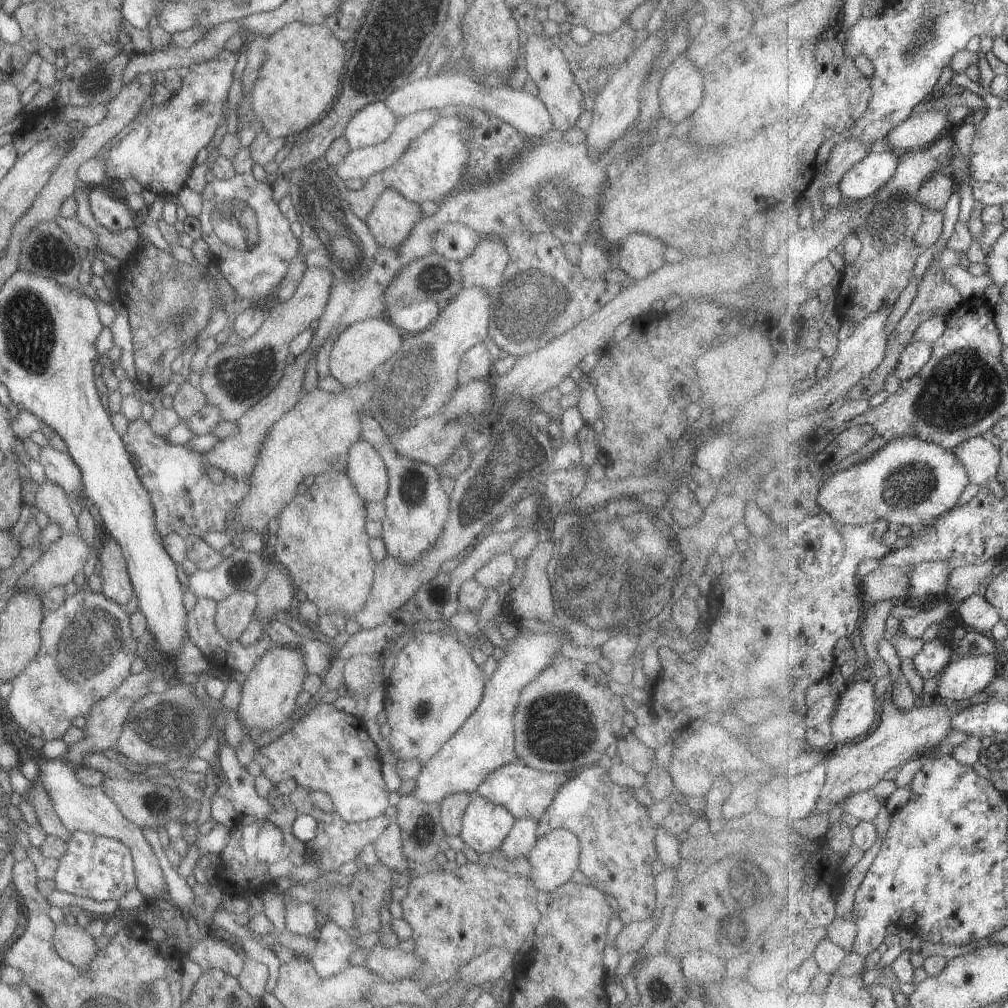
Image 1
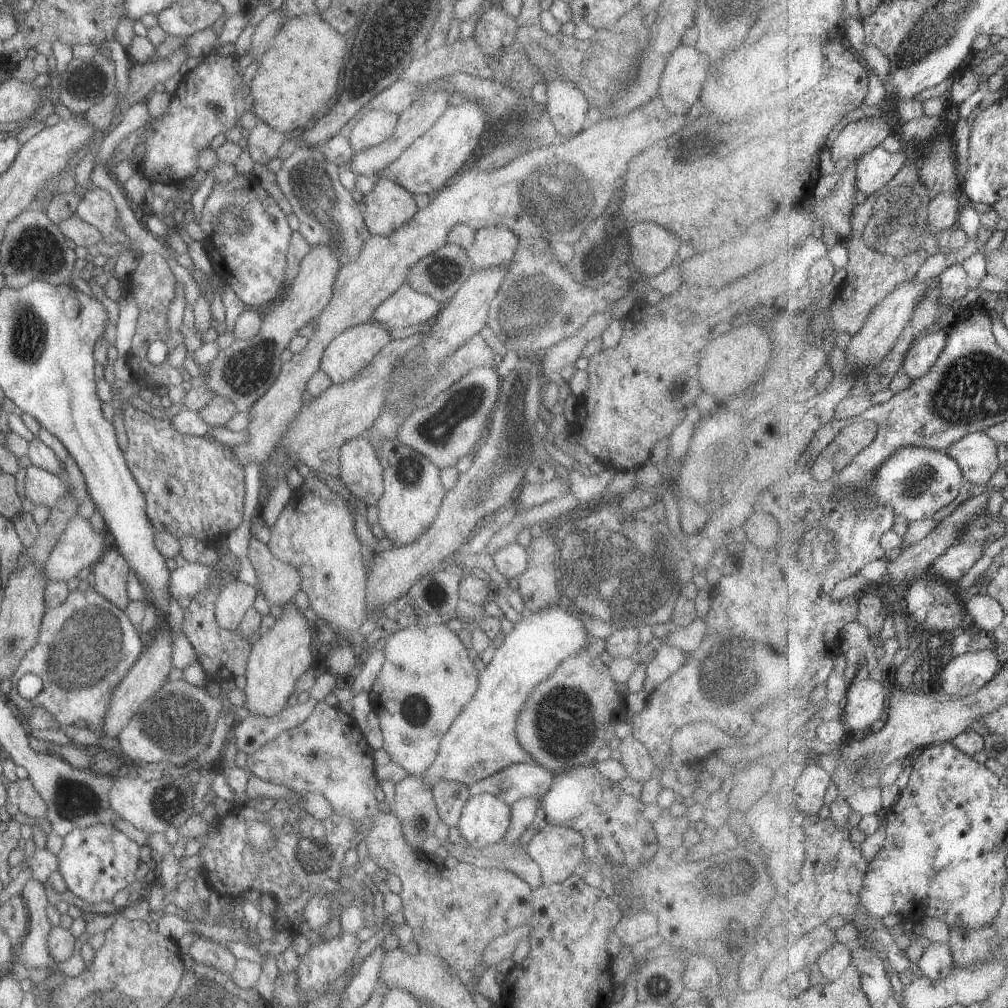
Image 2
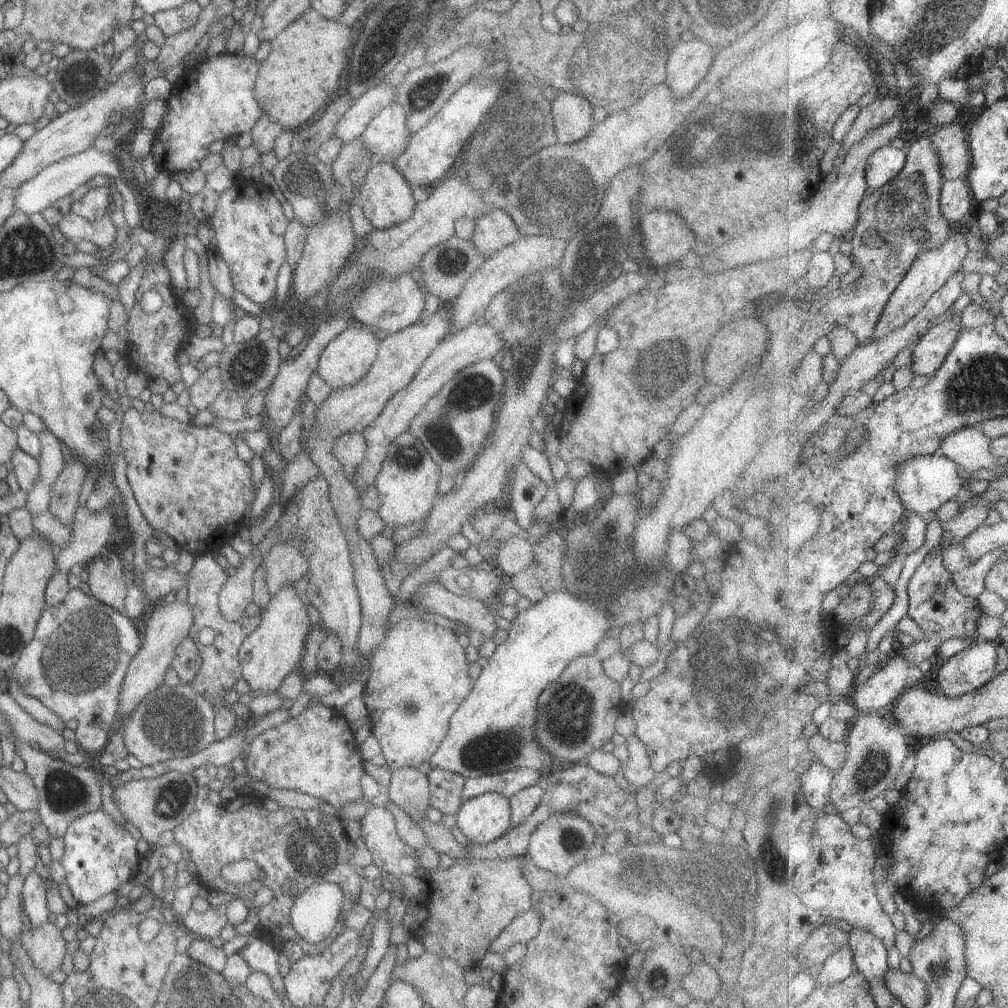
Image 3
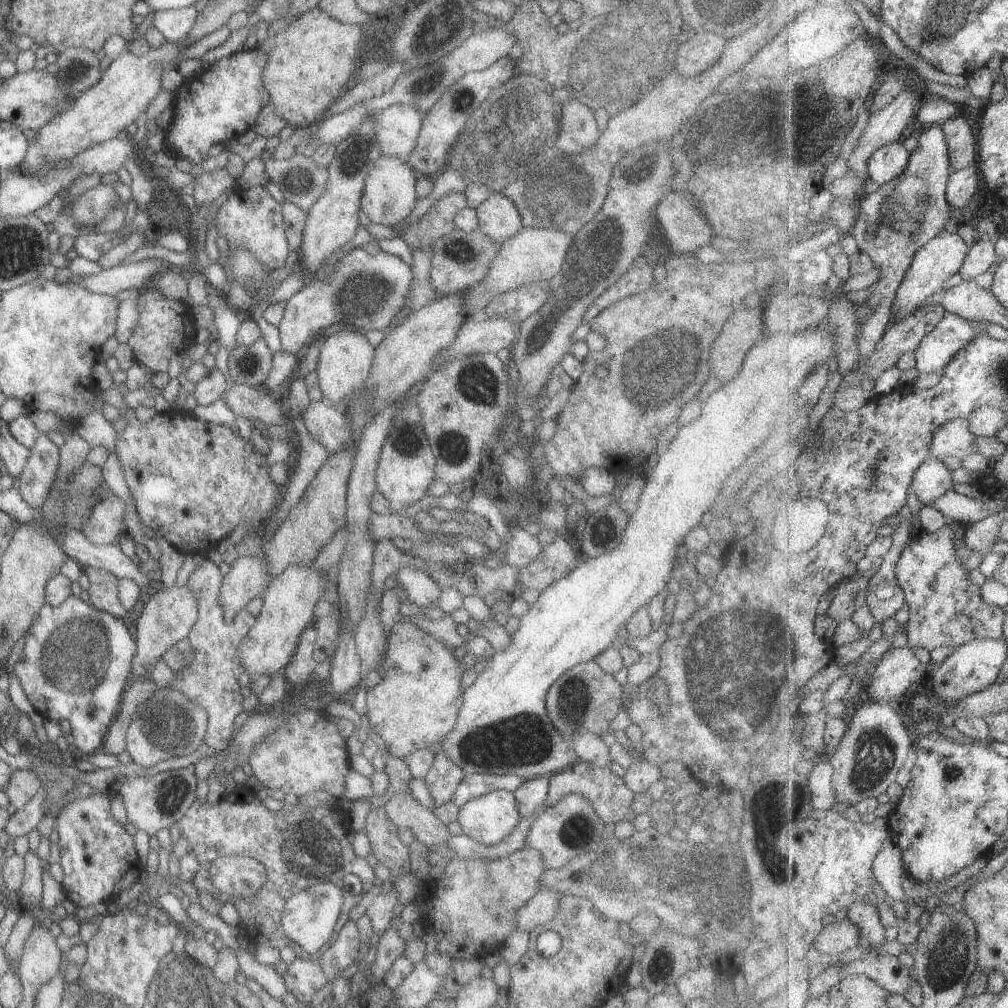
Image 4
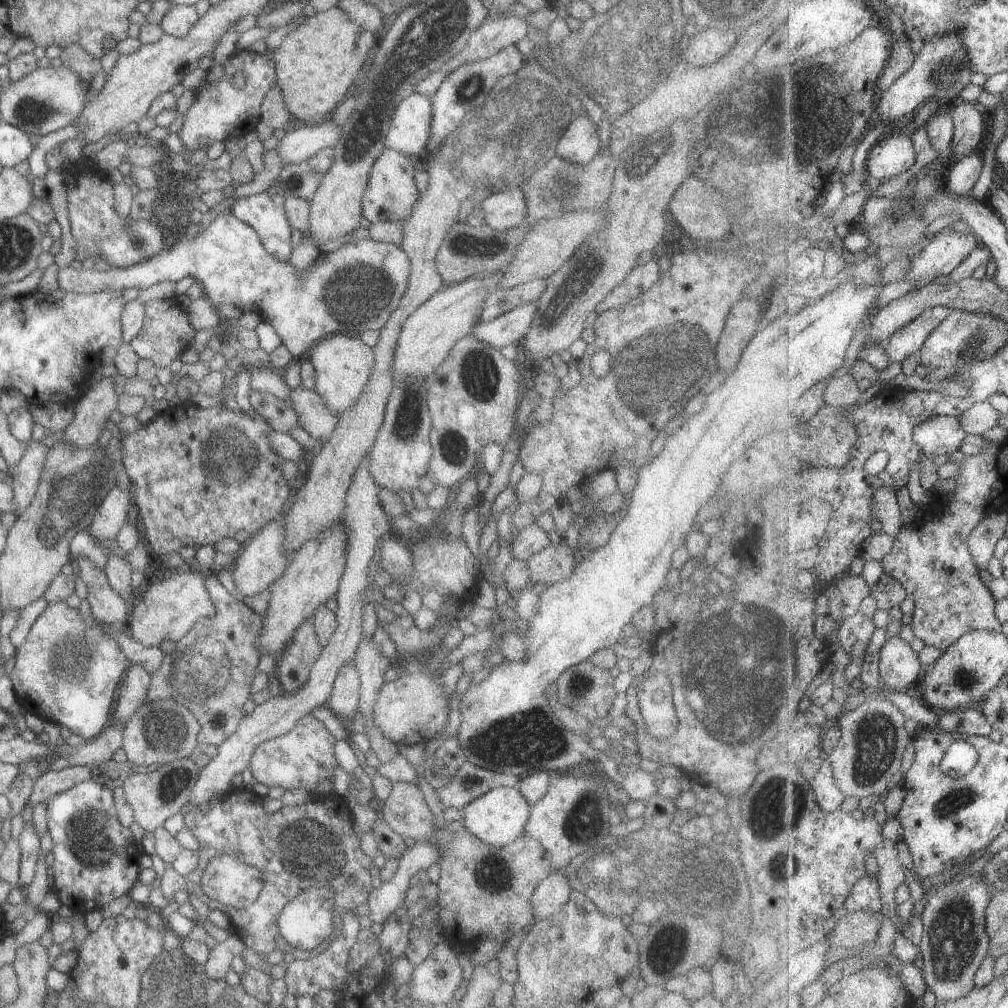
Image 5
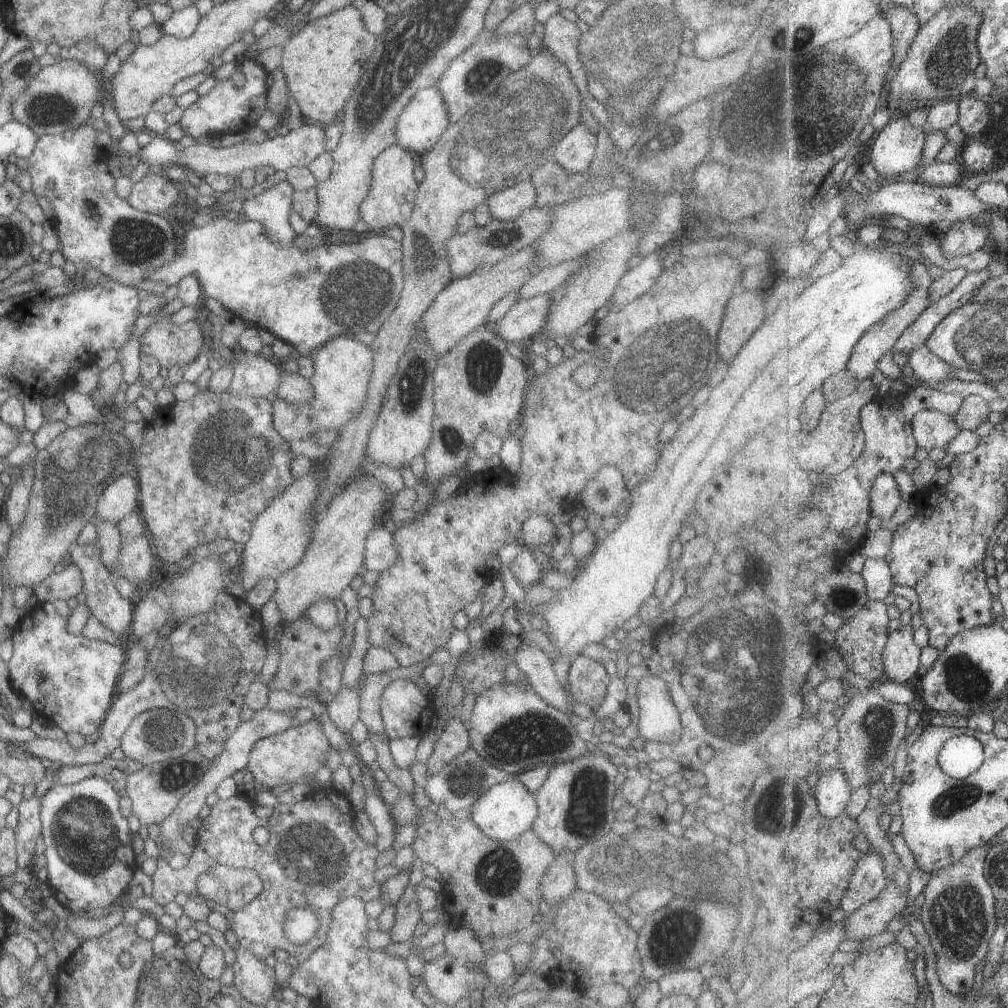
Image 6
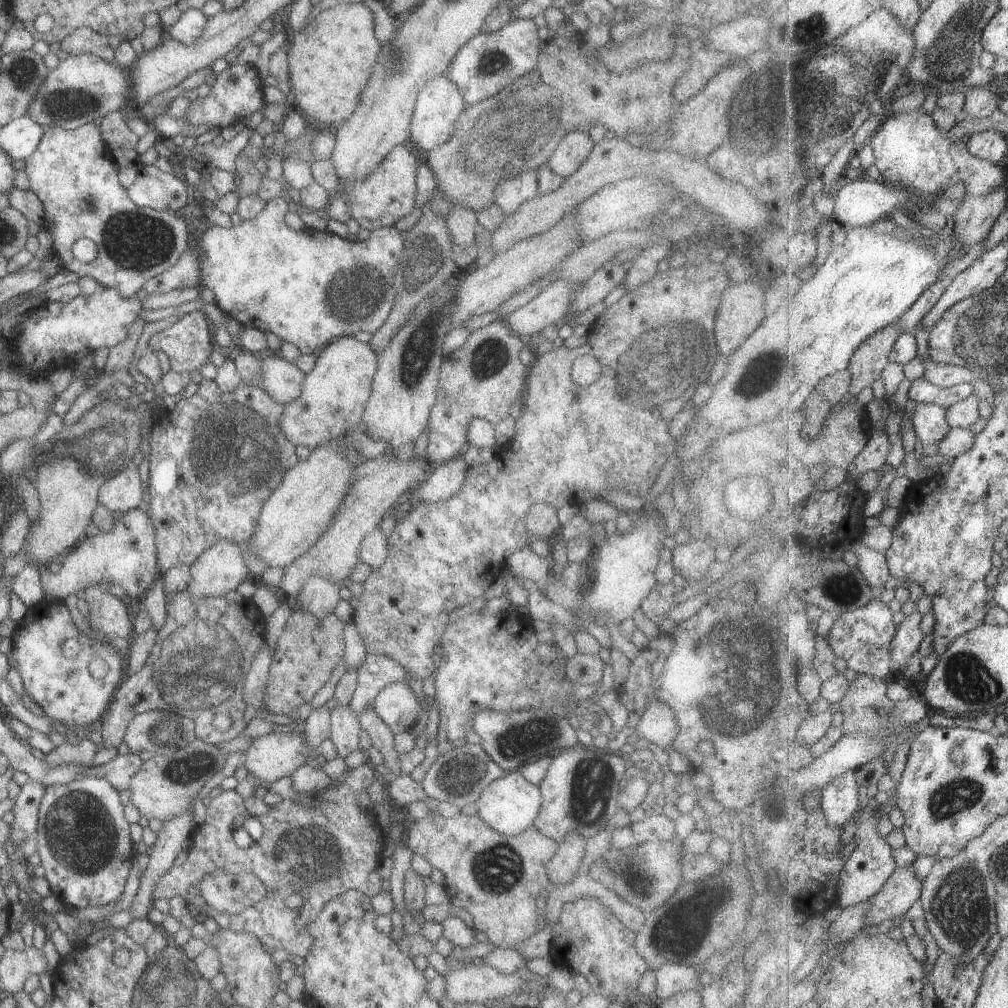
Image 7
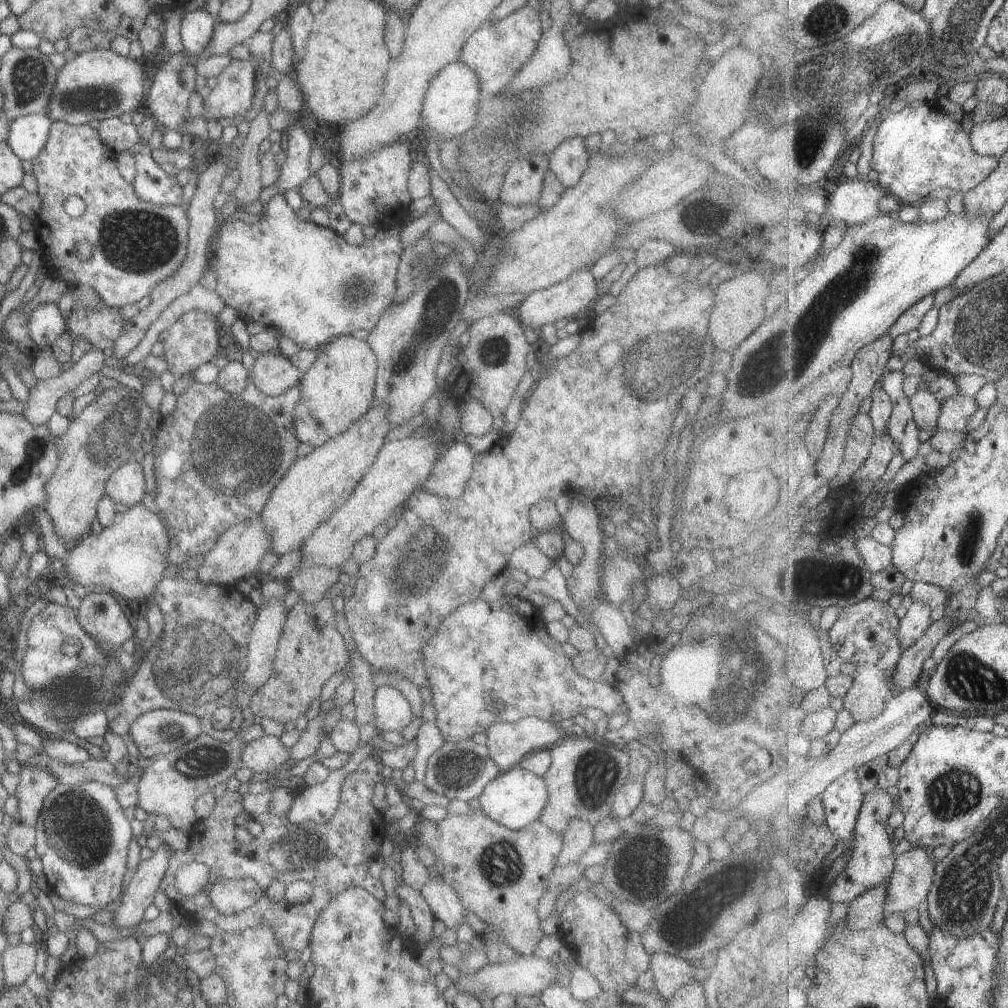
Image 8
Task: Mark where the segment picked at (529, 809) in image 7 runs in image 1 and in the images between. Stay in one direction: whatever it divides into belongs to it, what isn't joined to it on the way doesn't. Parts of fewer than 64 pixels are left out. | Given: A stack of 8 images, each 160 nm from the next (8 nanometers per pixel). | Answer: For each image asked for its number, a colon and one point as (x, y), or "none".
1: (483, 825)
2: (483, 820)
3: (485, 817)
4: (488, 818)
5: (497, 817)
6: (505, 810)

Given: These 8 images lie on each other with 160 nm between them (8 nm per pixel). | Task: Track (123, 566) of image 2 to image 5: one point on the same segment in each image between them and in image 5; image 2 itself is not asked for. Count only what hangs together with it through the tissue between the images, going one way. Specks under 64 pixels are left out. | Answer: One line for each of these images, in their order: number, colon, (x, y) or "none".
3: (105, 576)
4: (102, 594)
5: (106, 607)

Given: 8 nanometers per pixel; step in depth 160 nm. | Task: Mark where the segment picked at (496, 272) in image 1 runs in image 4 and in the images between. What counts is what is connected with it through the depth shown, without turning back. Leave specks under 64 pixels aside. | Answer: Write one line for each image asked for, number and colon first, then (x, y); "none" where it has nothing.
2: (494, 245)
3: (494, 230)
4: (497, 217)

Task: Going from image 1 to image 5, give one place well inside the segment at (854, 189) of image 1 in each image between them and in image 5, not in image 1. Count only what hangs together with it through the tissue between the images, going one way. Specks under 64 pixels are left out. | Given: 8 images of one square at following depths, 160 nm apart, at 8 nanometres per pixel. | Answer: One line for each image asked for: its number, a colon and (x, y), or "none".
2: (876, 169)
3: (884, 164)
4: (885, 164)
5: (887, 158)

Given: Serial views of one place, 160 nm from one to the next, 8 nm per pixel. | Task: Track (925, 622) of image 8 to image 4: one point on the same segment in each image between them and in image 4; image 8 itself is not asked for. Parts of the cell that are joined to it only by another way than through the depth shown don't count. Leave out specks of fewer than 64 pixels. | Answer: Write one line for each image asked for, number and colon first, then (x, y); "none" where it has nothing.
4: (899, 669)
5: (900, 668)
6: (901, 655)
7: (909, 639)

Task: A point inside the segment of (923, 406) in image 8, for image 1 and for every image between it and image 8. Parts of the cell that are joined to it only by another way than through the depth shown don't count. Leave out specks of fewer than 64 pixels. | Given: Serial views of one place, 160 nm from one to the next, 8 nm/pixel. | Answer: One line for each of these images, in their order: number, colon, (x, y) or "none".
1: (982, 458)
2: (976, 453)
3: (970, 447)
4: (954, 438)
5: (940, 435)
6: (930, 429)
7: (931, 426)

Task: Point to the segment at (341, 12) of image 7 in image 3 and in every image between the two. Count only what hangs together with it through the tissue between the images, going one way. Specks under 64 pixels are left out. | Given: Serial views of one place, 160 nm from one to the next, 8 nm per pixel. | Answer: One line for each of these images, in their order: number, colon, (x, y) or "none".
3: (299, 76)
4: (312, 57)
5: (317, 60)
6: (321, 63)

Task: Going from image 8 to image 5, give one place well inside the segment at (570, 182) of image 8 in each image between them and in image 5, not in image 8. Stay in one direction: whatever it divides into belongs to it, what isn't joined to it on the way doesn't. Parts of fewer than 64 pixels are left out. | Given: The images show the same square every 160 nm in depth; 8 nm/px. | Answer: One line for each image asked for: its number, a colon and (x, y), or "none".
5: (579, 143)
6: (574, 150)
7: (572, 148)

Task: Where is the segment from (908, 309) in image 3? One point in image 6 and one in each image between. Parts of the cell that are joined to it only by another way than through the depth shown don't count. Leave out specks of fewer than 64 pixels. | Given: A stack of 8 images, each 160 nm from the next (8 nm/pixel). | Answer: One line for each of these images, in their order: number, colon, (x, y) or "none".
4: (943, 257)
5: (945, 251)
6: (963, 238)

